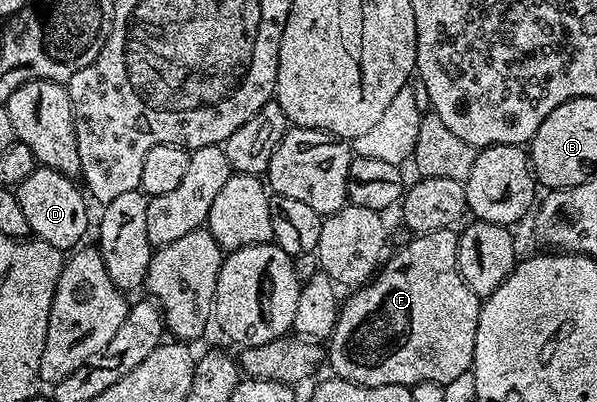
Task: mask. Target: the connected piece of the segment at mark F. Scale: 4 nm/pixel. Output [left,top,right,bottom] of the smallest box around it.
[328,229,483,386]

